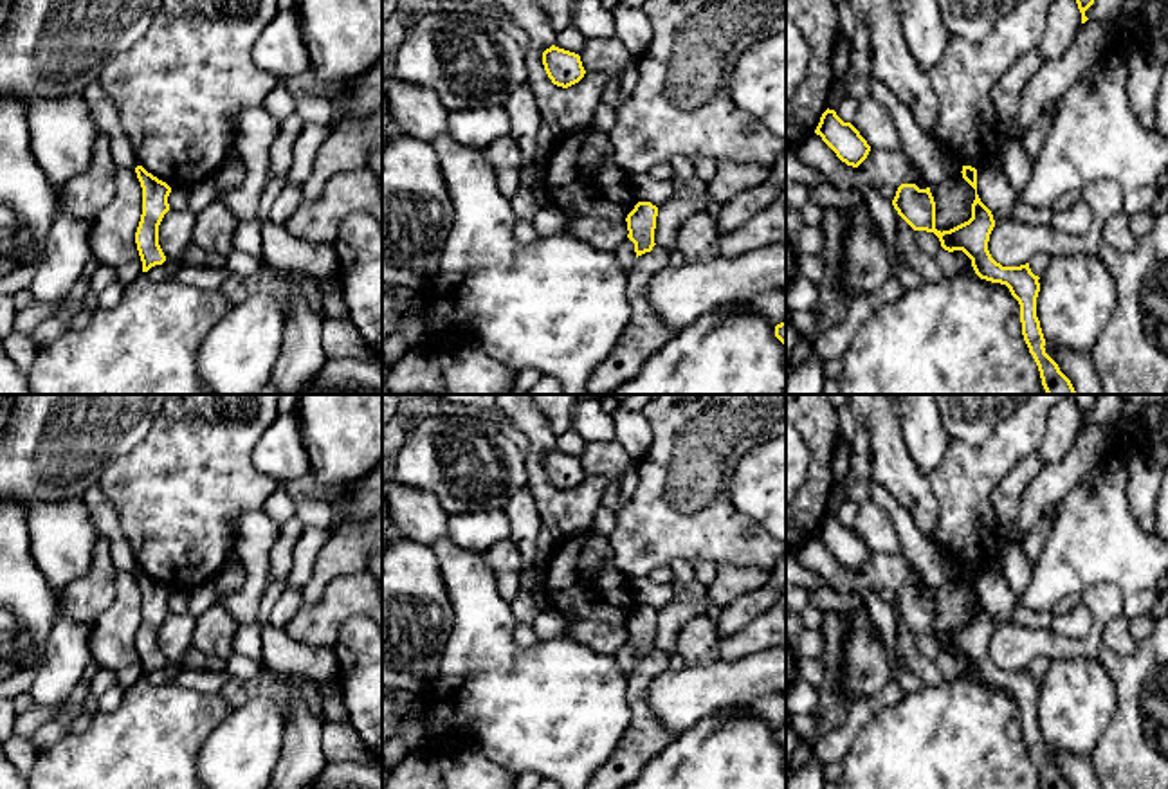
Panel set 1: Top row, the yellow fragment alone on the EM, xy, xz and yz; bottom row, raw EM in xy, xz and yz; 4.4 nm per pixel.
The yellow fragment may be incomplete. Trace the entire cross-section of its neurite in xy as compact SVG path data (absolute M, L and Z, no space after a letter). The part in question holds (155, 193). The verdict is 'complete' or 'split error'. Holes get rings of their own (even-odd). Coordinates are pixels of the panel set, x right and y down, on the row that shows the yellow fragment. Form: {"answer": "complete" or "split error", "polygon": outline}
{"answer": "complete", "polygon": "M137 166L135 173L142 187L142 214L135 232L135 243L142 261L142 272L148 272L151 267L166 261L159 245L159 225L169 211L168 196L171 187L142 166Z"}

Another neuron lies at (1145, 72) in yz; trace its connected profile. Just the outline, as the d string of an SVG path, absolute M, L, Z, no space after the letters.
M1141 47L1127 59L1127 68L1130 108L1145 128L1155 130L1155 99L1164 65L1146 47Z

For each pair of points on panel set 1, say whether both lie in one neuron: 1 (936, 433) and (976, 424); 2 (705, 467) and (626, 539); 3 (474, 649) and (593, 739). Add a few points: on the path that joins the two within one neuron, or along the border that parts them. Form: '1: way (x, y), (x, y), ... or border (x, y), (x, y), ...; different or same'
1: way (945, 424), (967, 424); same
2: way (685, 483), (646, 523); same
3: way (503, 678), (534, 708), (565, 710); same

